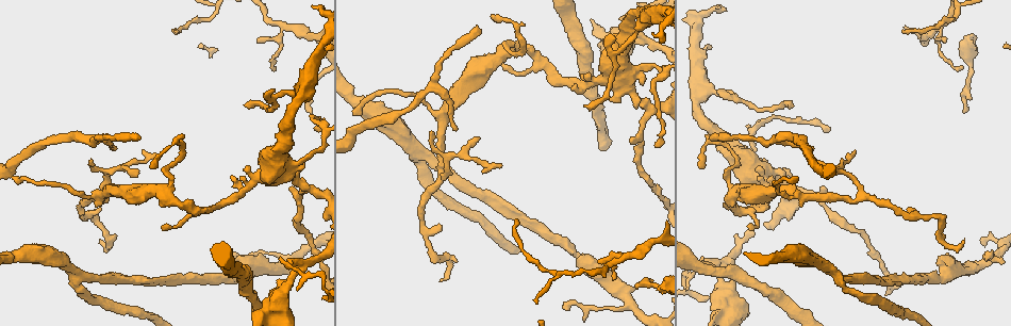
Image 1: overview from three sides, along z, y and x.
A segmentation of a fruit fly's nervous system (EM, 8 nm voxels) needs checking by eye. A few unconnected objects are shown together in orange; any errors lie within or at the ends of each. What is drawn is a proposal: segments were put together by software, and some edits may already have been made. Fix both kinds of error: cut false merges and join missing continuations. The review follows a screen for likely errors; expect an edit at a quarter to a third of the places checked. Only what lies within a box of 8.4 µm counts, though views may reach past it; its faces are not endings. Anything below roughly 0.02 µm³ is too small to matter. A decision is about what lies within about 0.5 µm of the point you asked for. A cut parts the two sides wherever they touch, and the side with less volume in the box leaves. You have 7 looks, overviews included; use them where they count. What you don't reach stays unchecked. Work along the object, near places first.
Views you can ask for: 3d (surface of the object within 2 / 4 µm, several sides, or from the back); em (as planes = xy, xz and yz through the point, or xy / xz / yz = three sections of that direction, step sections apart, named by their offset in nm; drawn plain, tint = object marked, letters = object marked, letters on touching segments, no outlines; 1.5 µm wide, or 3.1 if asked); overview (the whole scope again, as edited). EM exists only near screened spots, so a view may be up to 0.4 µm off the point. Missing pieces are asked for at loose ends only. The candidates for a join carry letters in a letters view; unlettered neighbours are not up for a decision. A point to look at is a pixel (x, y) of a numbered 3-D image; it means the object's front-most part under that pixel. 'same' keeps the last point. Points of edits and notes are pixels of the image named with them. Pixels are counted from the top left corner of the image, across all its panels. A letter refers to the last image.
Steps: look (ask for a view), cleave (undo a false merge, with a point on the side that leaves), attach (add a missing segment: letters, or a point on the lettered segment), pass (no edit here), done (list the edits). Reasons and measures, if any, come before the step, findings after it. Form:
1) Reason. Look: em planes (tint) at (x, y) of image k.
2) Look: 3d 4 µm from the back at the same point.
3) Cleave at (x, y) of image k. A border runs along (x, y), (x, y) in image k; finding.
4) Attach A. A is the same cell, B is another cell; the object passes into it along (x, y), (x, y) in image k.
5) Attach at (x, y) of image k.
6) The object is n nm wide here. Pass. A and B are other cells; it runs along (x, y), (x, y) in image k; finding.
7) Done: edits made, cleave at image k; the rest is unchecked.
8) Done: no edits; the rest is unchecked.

Tapers out. Look: em planes (letters) at (481, 30) of image 1.

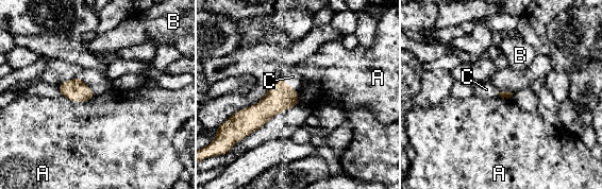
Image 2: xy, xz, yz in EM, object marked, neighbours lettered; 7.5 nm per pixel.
Attach C. C is the same cell, A and B are other cells; it goes on there.

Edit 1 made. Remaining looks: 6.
Look: overview.

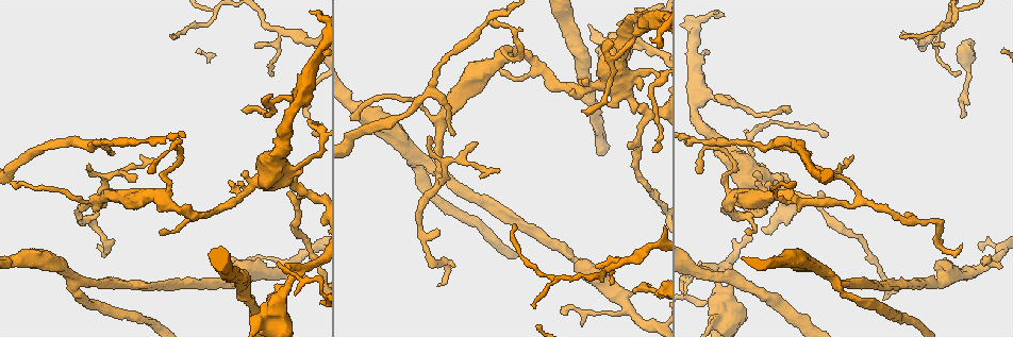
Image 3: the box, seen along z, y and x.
Sudden change in width. Look: em planes (letters) at (316, 59) of image 3.

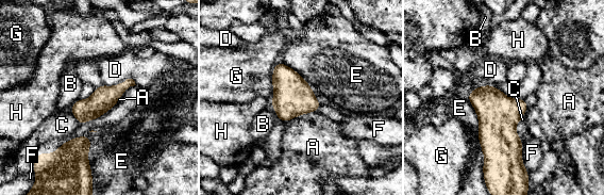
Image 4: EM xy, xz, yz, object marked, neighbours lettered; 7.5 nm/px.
Pass. A, B, C, D, E, F, G and H are other cells; it runs along (131, 82), (95, 107), (74, 112) in image 4; all the same neuron.

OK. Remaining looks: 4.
Free end. Look: 3d 2 µm at (809, 151) of image 3.

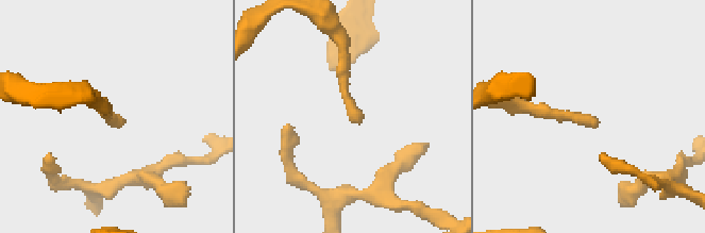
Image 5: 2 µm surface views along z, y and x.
Look: em planes (letters) at (596, 124) of image 5.

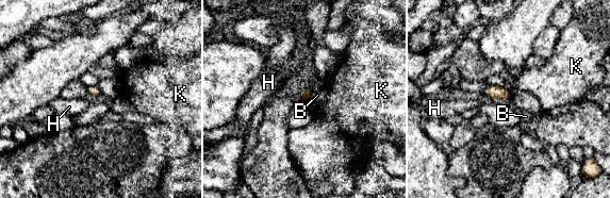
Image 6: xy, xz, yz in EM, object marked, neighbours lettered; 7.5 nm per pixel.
Pass. B, H and K are other cells; a border runs along (312, 87), (310, 100) in image 6; no lettered segment goes on from it.

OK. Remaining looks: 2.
Done: edits made, attach at image 2; the rest is unchecked.

